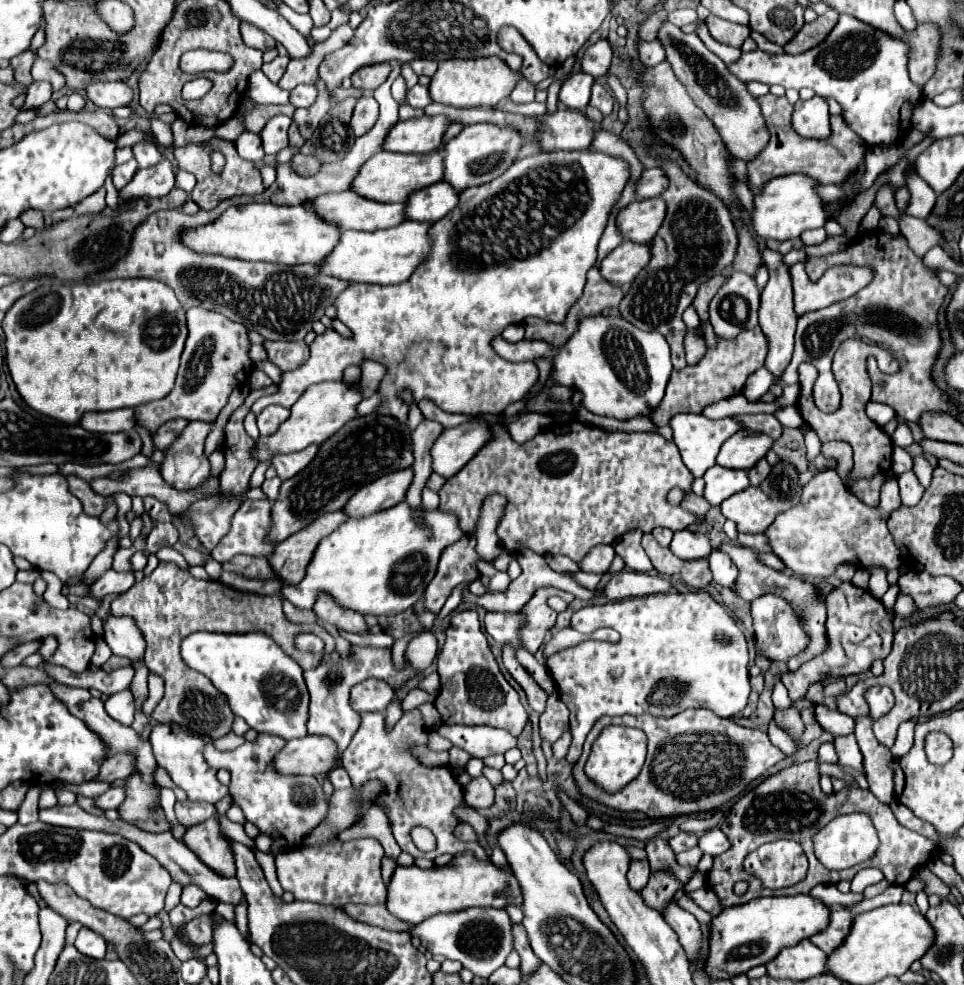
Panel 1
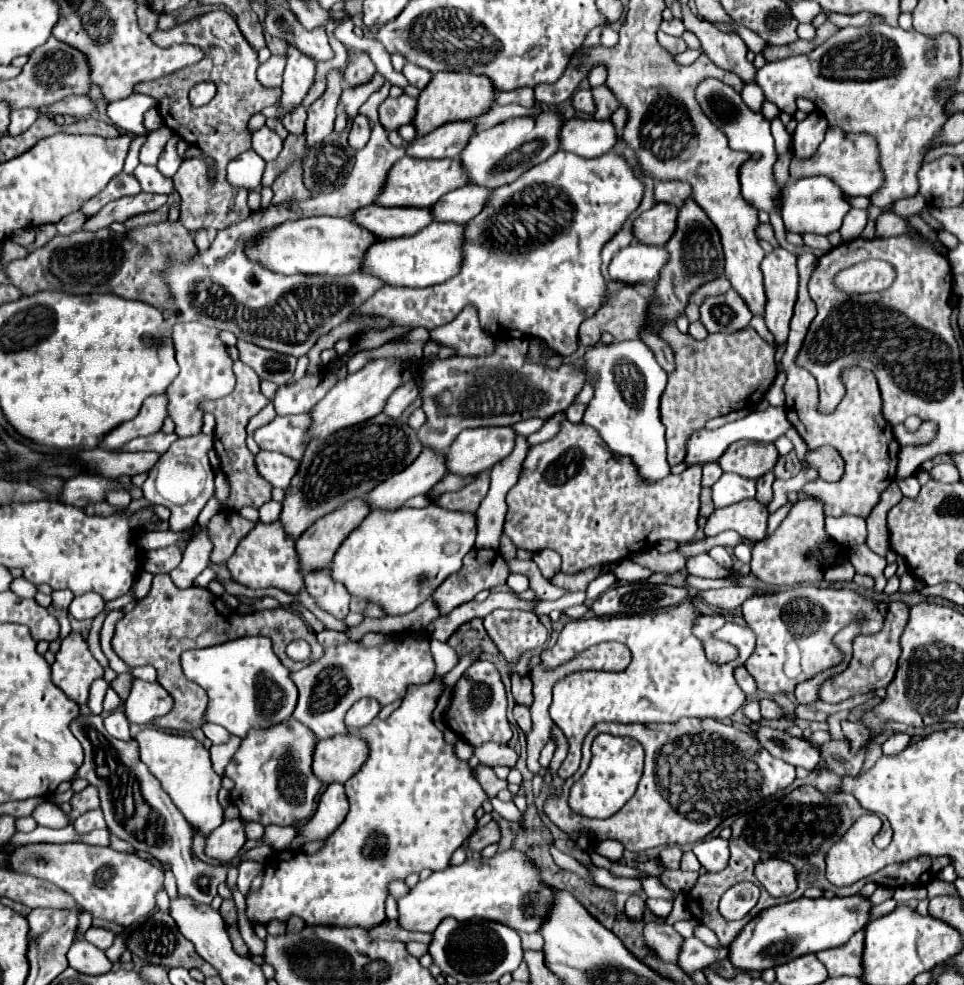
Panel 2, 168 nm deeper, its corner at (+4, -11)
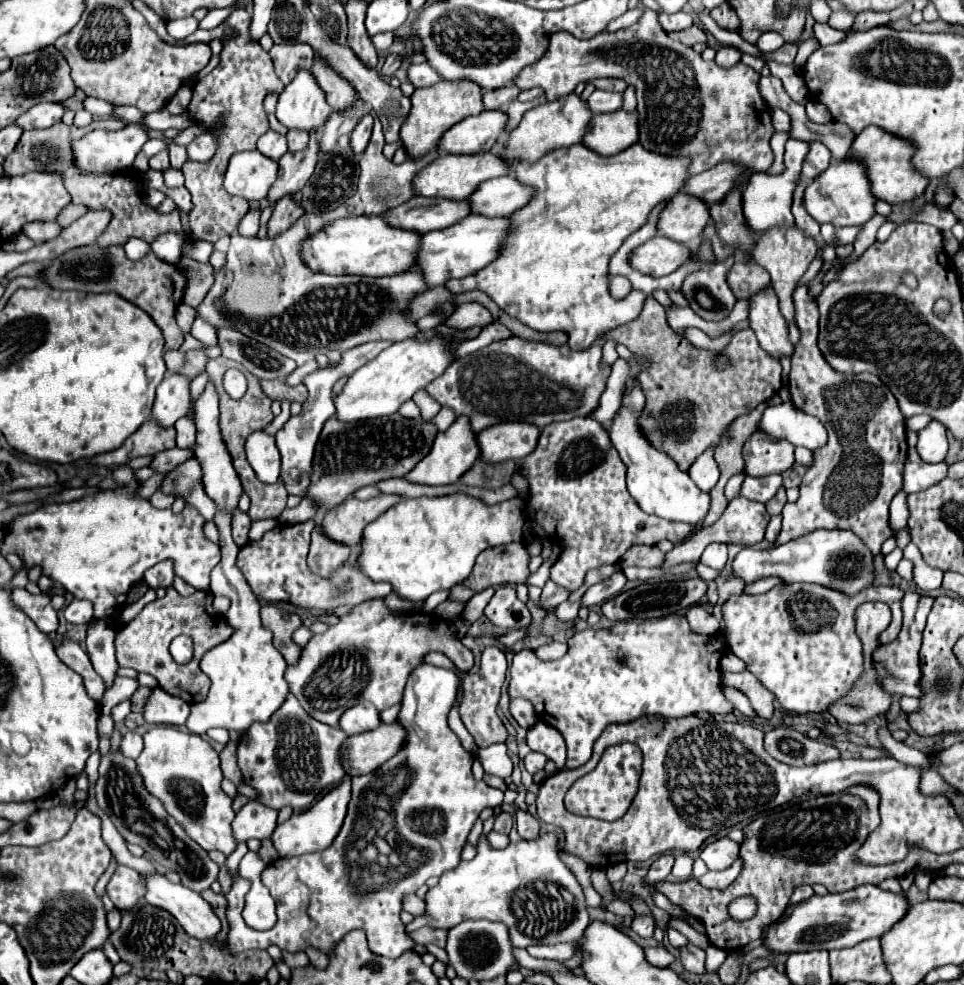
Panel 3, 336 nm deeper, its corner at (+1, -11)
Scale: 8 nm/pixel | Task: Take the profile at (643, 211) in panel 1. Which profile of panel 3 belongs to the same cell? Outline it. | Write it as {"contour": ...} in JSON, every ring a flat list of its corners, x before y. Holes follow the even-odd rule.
{"contour":[[679,192,659,216,659,232,671,240,687,244,691,250,697,248,703,230,709,224,709,206,687,192]]}

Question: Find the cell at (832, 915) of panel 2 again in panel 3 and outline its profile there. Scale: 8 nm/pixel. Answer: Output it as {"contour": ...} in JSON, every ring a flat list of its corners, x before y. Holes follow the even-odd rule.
{"contour":[[859,886,841,894,811,896,805,902,787,906,779,924,765,936,765,944,775,952,809,952,851,948,869,938,881,938,889,932,909,910,905,892,893,894,879,886]]}

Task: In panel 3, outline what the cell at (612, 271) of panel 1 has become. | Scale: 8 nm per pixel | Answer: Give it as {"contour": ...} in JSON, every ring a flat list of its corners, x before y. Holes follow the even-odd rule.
{"contour":[[655,236,655,240,649,240,635,250,635,256,631,256,631,264,635,264,639,272,657,278,671,274,689,258,691,250,685,244,669,240,665,236]]}

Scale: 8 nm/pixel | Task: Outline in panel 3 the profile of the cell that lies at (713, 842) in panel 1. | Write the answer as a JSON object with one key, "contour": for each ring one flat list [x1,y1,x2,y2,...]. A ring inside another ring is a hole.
{"contour":[[717,838,707,842,701,850,701,860,707,864,709,870,725,870,729,868,739,856,739,844,731,838]]}

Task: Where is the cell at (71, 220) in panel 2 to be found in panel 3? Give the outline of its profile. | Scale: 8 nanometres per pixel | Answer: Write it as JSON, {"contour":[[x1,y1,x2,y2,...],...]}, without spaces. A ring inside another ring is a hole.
{"contour":[[35,222,35,224,23,226,23,234,29,236,31,240,35,240,35,242,47,242,47,240,59,236,59,232,61,232,61,226,53,224,53,222,47,222,47,224]]}

